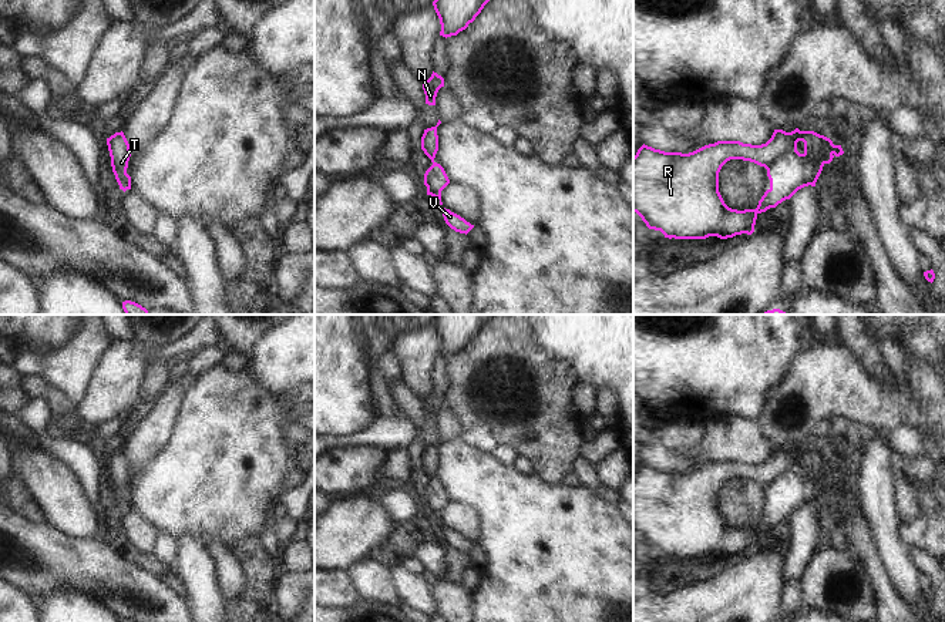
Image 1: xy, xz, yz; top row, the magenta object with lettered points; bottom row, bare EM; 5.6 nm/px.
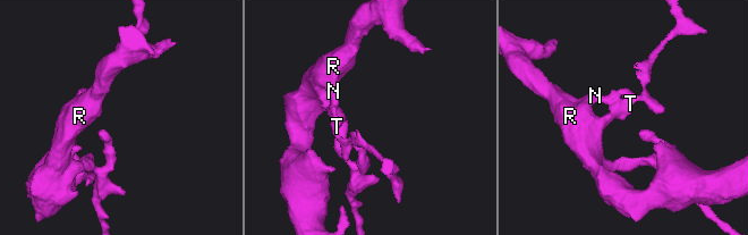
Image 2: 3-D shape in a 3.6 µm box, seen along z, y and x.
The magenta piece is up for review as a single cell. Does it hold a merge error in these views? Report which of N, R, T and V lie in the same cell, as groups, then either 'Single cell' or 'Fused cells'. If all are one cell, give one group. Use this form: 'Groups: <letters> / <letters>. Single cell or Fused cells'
Groups: N R T V. Single cell.

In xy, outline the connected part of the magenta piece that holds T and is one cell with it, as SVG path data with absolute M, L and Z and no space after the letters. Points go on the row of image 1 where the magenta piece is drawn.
M121 131L107 138L107 145L111 157L112 172L120 189L125 192L127 189L131 189L131 176L127 174L128 161L131 157L130 144Z

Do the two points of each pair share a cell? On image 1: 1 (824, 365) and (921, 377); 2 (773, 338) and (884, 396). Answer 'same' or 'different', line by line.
1: same
2: different

